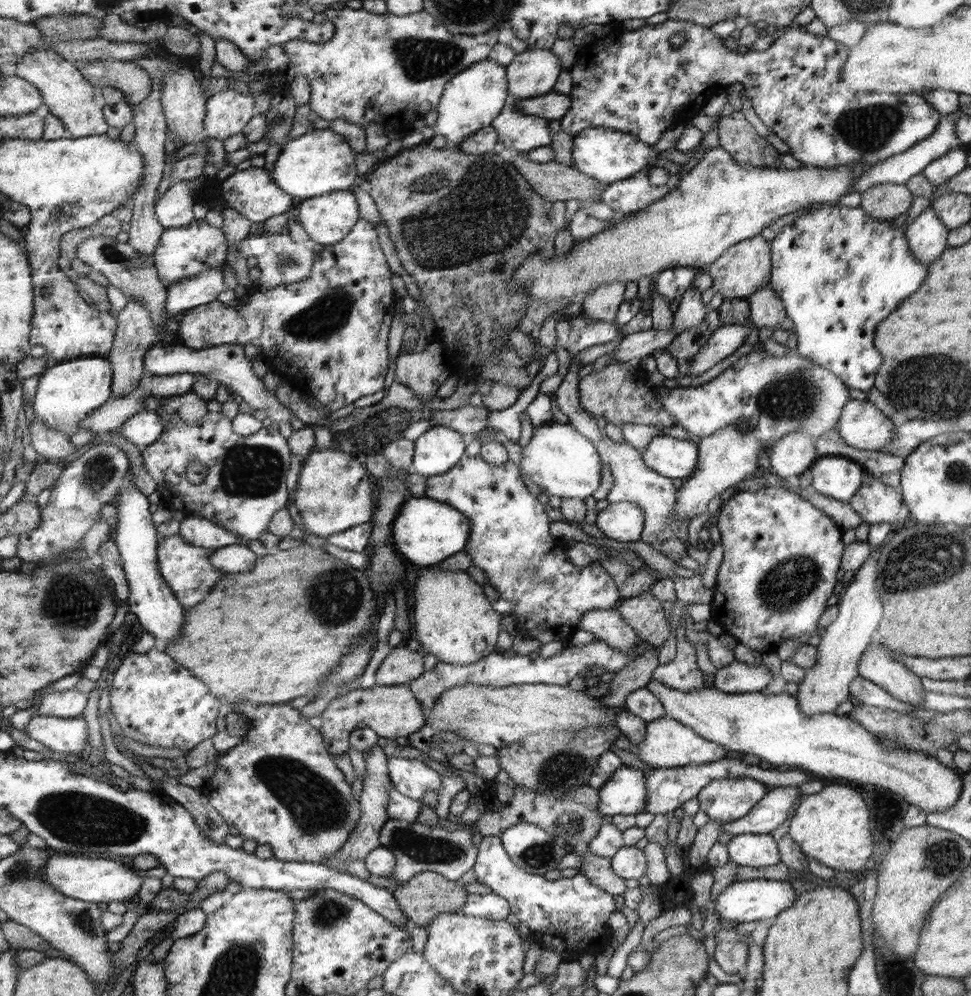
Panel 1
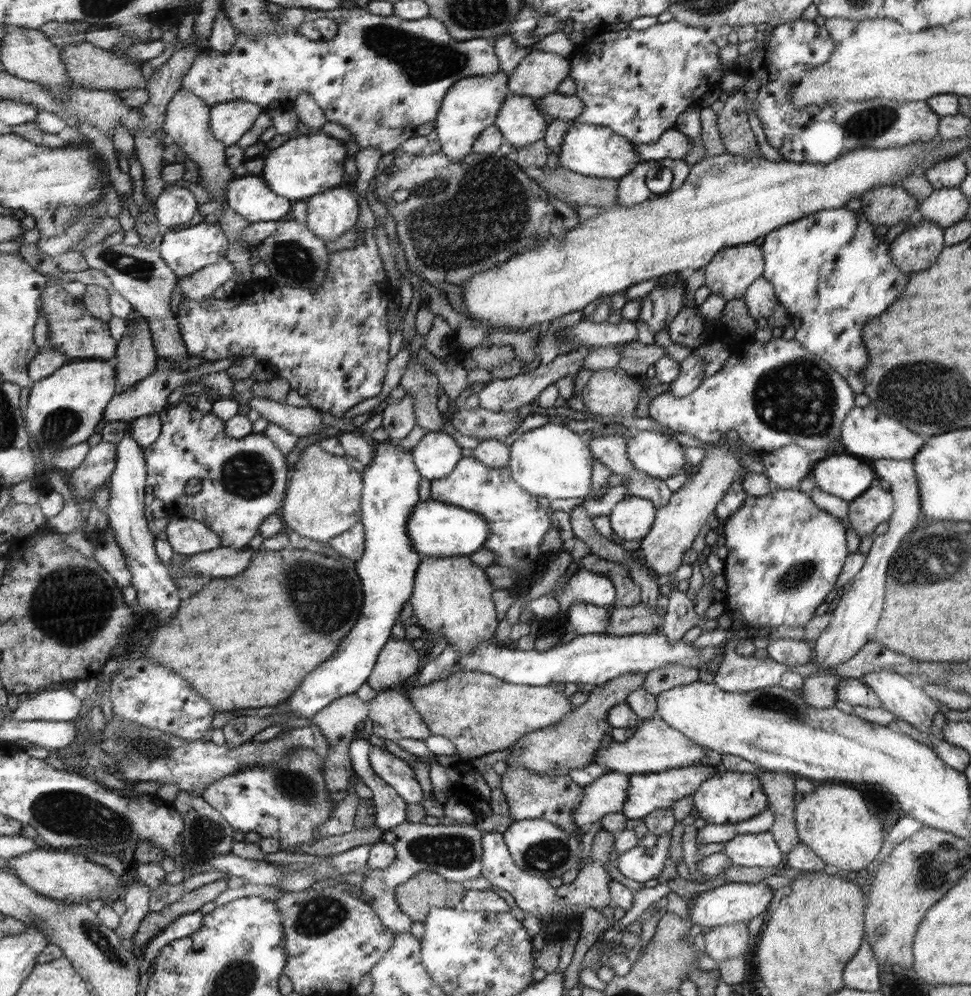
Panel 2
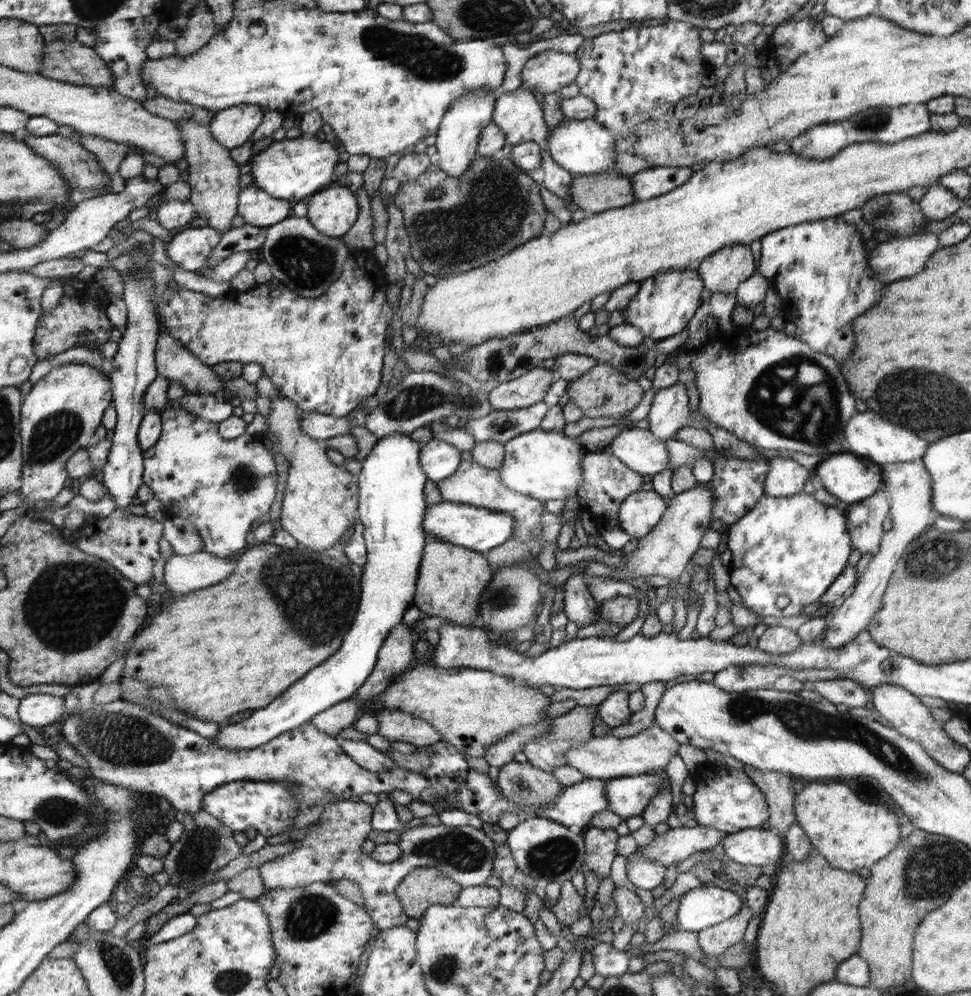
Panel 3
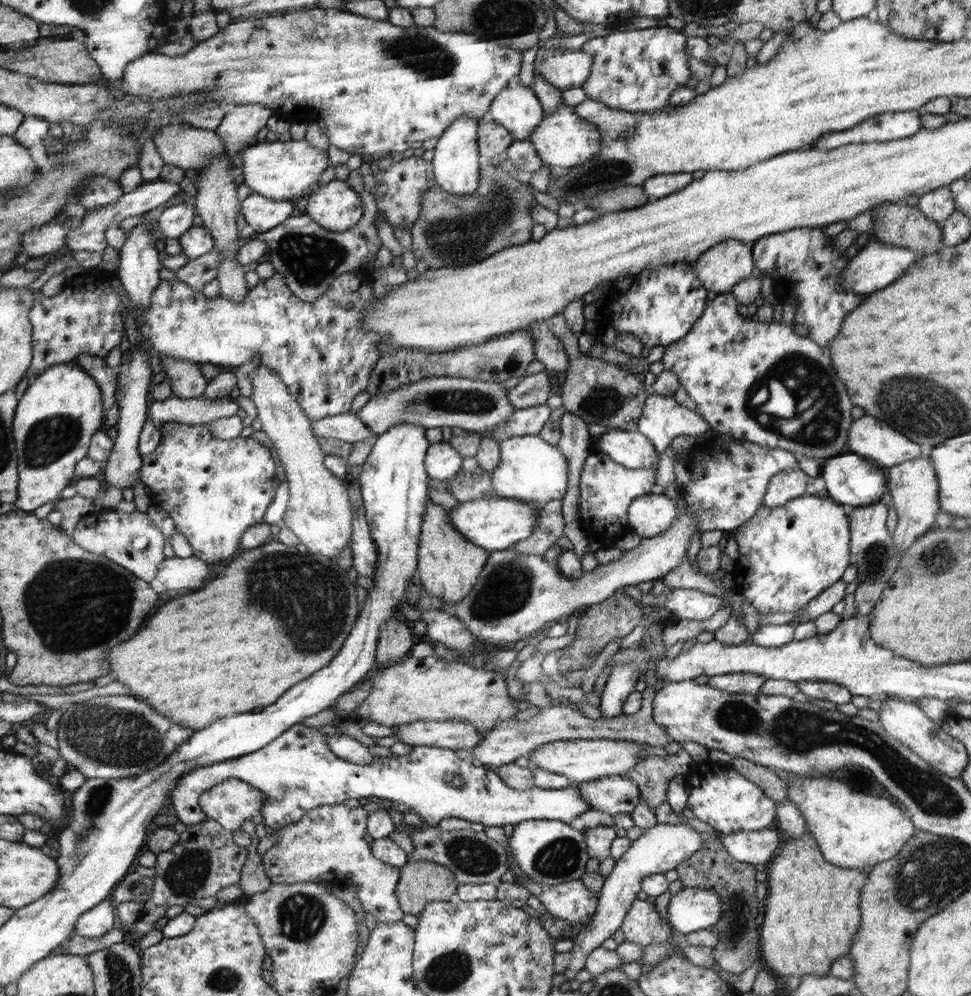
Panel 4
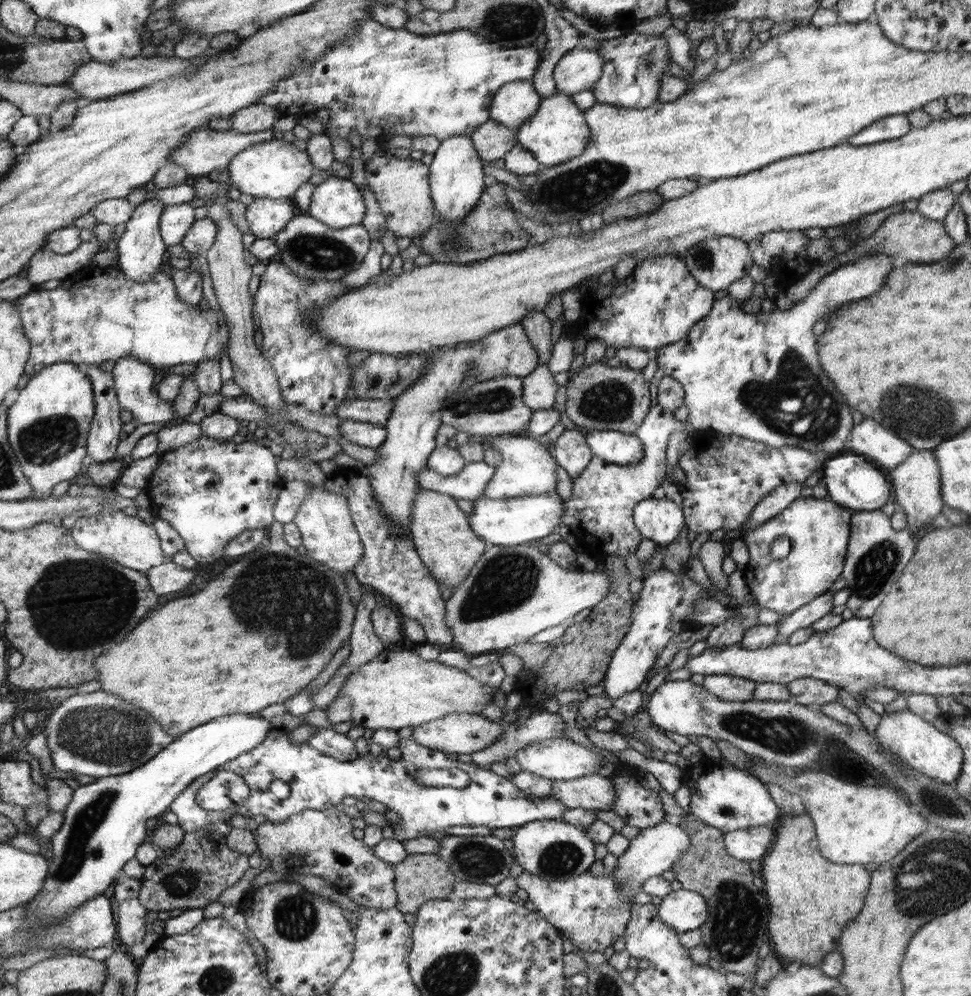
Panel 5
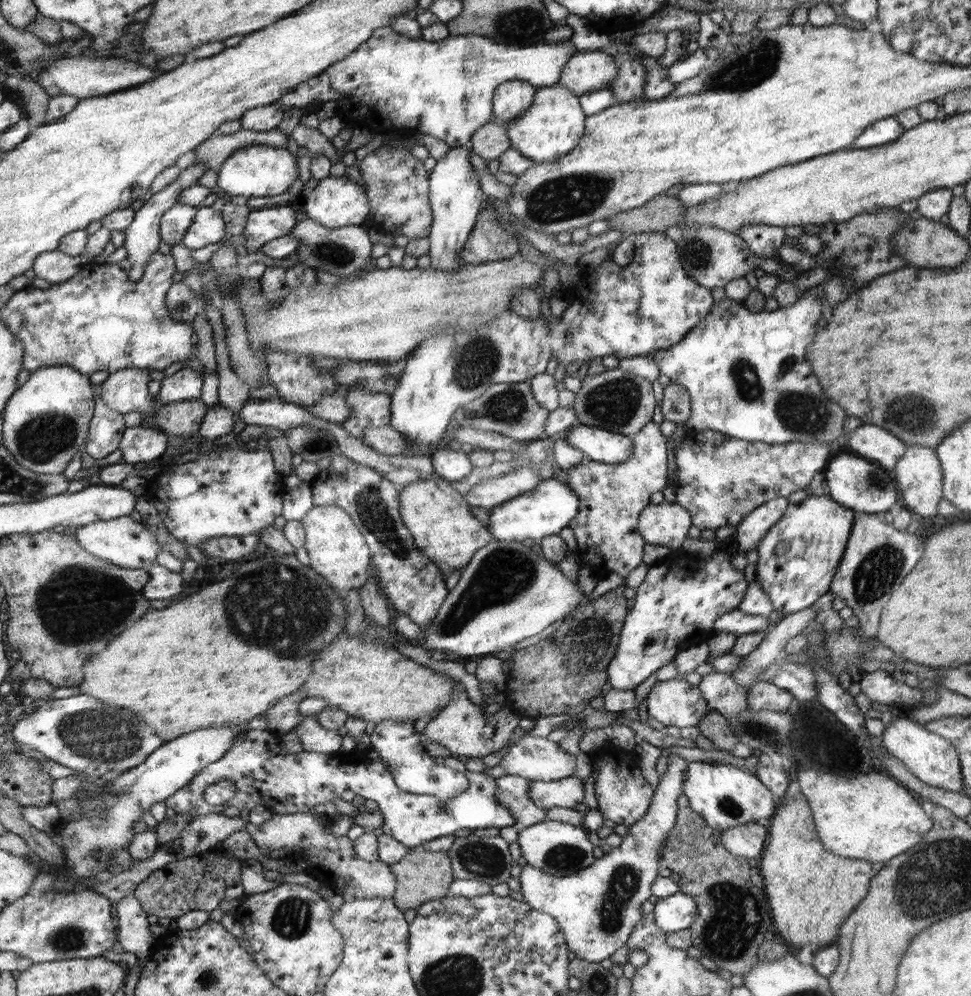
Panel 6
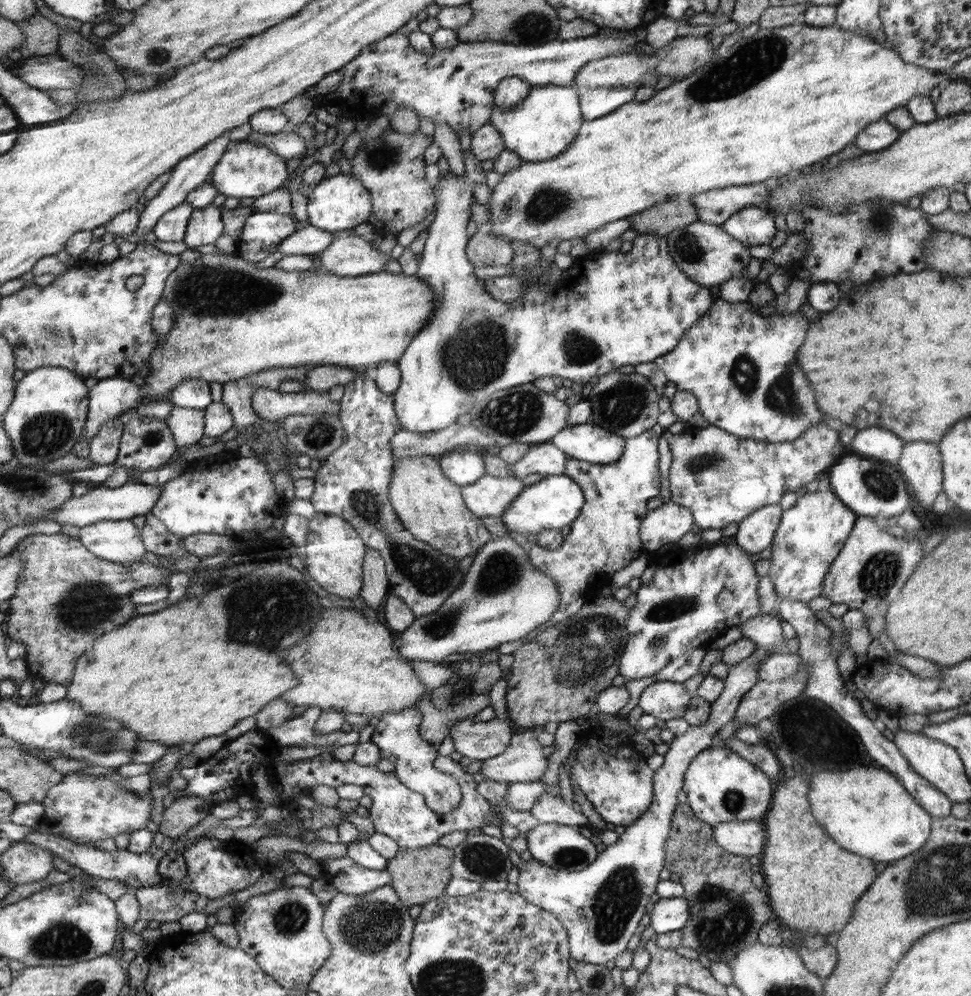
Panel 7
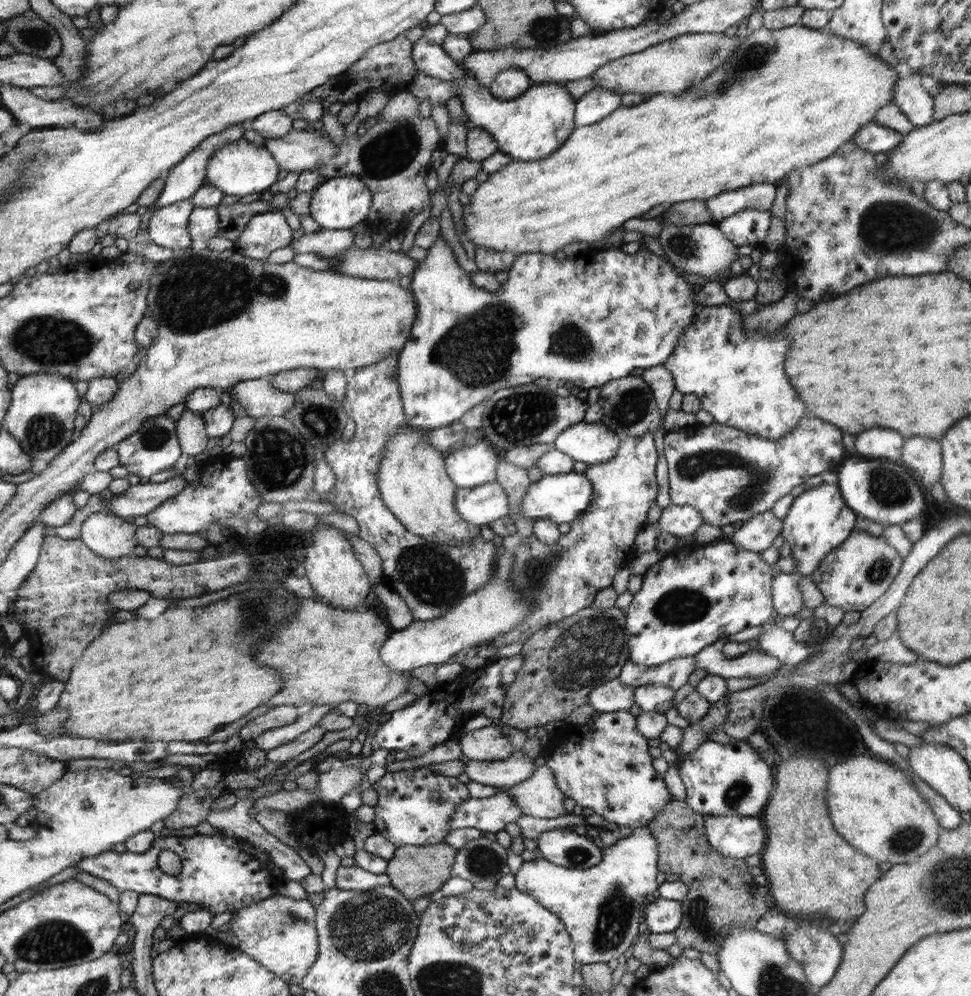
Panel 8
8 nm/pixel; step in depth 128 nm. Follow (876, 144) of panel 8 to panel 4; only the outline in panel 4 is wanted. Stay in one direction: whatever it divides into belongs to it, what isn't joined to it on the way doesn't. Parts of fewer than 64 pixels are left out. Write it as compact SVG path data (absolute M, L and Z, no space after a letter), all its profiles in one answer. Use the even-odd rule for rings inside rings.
M919 111L882 112L858 124L858 128L850 128L848 132L834 132L832 136L824 135L810 148L824 151L844 147L844 144L881 143L900 140L916 135L922 130Z

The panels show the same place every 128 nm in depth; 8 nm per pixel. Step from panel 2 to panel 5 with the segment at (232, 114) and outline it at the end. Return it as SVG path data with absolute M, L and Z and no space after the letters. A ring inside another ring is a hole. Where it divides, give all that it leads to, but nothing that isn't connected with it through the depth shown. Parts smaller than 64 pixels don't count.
M254 103L230 116L230 129L242 133L262 132L271 129L281 117L280 111L271 106Z

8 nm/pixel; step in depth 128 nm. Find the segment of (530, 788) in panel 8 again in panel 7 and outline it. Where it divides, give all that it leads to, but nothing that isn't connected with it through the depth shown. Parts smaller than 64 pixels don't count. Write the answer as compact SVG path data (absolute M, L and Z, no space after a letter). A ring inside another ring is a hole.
M567 721L562 724L558 724L558 730L556 730L555 745L556 749L554 753L550 754L551 766L549 772L547 772L544 779L540 779L537 782L539 784L548 787L552 784L560 783L560 764L566 760L571 750L577 745L578 732L582 730L580 722ZM545 794L544 799L540 799L530 812L539 820L540 823L564 824L566 826L590 826L586 816L582 812L572 809L570 804L566 804L563 798Z

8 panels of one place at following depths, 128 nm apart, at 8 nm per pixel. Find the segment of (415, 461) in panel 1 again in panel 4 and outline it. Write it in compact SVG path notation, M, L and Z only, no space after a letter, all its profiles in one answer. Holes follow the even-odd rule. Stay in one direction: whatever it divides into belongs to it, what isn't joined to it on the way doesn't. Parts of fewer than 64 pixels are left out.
M443 441L431 444L425 457L425 467L430 478L450 480L461 473L462 459L461 454L450 443Z

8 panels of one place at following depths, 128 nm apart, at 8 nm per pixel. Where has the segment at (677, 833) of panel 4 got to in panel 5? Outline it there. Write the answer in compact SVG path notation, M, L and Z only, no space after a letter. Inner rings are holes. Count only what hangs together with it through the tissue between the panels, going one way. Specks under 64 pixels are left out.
M662 820L656 826L641 829L640 834L629 842L626 852L619 857L619 864L614 872L618 883L621 884L621 894L625 896L626 901L634 900L634 896L643 890L642 885L646 879L670 870L673 862L678 860L688 847L690 847L688 832L670 820Z

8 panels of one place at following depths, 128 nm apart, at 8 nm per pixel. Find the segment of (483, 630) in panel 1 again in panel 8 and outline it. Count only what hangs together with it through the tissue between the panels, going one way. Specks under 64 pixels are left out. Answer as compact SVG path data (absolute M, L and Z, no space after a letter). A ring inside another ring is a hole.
M412 425L402 427L385 448L379 470L378 486L385 504L394 508L394 516L406 524L411 533L418 533L426 542L448 546L460 545L480 535L480 526L466 521L458 512L456 494L458 486L444 470L444 454L437 450L423 435L426 431L417 430Z

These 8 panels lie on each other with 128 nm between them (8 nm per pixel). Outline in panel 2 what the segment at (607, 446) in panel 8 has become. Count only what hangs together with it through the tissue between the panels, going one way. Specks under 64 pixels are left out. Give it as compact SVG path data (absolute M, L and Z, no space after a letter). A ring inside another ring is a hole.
M638 430L626 438L626 454L634 468L659 479L670 478L687 467L684 446L672 436L657 431Z

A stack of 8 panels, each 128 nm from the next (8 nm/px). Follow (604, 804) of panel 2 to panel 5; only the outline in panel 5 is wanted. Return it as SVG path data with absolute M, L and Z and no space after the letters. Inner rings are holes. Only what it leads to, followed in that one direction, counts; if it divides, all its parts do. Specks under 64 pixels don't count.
M102 690L91 694L77 693L59 701L49 716L40 719L33 734L38 732L46 734L46 744L55 768L94 776L97 780L133 771L176 739L164 732L144 710ZM274 728L272 731L269 738L266 738L261 746L240 755L236 759L232 759L216 770L216 772L222 770L235 772L238 776L241 776L245 784L250 788L249 799L242 803L238 811L234 811L234 815L240 814L240 816L254 817L262 814L268 821L282 822L306 809L326 810L335 805L340 805L346 797L366 798L382 802L389 810L394 810L398 814L398 822L392 826L395 834L394 838L404 842L404 840L426 836L430 832L444 832L450 826L488 826L491 829L515 829L539 820L562 820L562 815L567 809L560 800L556 800L552 796L534 799L530 794L526 794L524 790L518 789L511 780L498 776L498 773L492 772L489 768L478 768L466 758L452 760L452 758L446 757L446 753L441 750L434 750L426 745L418 744L412 736L401 738L398 746L401 750L399 760L392 760L385 753L375 749L366 755L358 755L358 758L352 761L342 762L318 752L316 748L312 748L307 742L302 744L292 742L288 731L280 728ZM453 768L462 769L470 775L471 782L467 788L434 787L418 782L421 770ZM215 771L202 775L200 780L194 780L186 791L173 800L170 810L178 817L178 825L185 832L191 833L206 827L209 823L218 822L220 819L229 819L226 813L216 810L206 810L197 803L197 792L200 791L215 775ZM274 780L285 782L290 787L290 796L286 800L279 800L269 790L270 784Z

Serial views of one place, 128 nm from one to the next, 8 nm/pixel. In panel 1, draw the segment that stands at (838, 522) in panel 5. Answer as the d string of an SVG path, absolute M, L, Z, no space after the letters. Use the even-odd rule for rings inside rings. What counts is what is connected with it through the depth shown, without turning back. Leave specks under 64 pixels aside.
M766 486L756 491L740 491L733 499L724 502L717 526L724 553L713 587L714 596L709 604L713 610L710 619L718 621L738 643L761 653L800 634L809 633L815 640L814 630L824 613L826 600L834 594L832 590L839 581L836 574L840 570L840 556L845 552L842 530L833 517L799 493Z

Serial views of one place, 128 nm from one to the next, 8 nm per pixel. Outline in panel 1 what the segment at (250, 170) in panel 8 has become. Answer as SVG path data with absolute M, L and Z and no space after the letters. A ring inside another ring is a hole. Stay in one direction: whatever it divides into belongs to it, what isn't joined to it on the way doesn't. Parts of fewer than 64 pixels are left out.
M331 128L315 129L294 139L290 139L280 150L278 159L274 162L273 178L280 188L295 199L314 199L329 195L336 190L346 191L354 186L356 170L352 166L354 152L348 148L346 138L337 134Z

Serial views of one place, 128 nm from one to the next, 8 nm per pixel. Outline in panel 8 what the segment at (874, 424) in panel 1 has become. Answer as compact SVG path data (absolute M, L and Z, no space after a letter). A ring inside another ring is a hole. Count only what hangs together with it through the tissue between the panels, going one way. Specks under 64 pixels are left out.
M870 428L870 432L856 436L856 454L868 460L888 458L892 462L901 459L905 438L888 428Z

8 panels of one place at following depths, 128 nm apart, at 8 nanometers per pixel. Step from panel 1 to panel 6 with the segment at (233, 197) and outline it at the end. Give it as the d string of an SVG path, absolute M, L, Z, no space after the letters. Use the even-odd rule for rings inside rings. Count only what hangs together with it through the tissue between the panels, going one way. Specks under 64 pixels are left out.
M283 205L263 210L252 211L244 228L246 250L259 252L272 240L290 235L290 230L297 227L296 212L292 205Z

